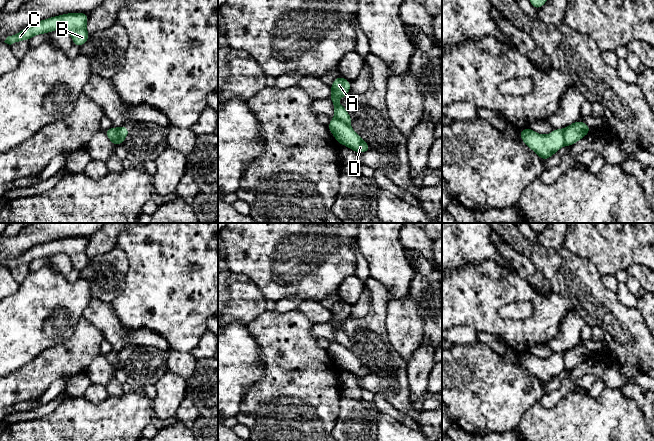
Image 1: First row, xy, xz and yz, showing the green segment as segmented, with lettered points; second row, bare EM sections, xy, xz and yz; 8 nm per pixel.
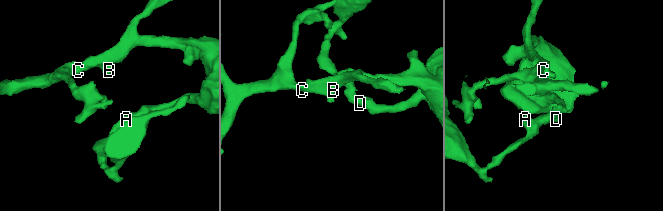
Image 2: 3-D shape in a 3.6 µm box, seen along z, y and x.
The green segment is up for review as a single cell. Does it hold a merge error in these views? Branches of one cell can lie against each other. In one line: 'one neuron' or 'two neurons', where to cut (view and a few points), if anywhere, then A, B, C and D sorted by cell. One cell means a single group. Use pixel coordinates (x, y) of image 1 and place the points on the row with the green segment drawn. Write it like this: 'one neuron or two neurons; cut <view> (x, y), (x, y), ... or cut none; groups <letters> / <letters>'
two neurons; cut xy (118, 128), (118, 141), (114, 145); groups A / B C D

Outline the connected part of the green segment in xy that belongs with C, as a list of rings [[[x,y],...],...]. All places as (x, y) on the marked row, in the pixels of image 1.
[[[66,13],[36,21],[19,33],[8,36],[4,42],[11,45],[19,41],[30,40],[35,35],[62,29],[70,34],[74,45],[81,47],[89,39],[86,28],[88,16],[88,13]]]

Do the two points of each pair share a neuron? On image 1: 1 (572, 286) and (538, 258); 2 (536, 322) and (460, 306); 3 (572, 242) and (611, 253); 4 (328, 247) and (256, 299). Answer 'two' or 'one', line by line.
1: one
2: one
3: one
4: two

